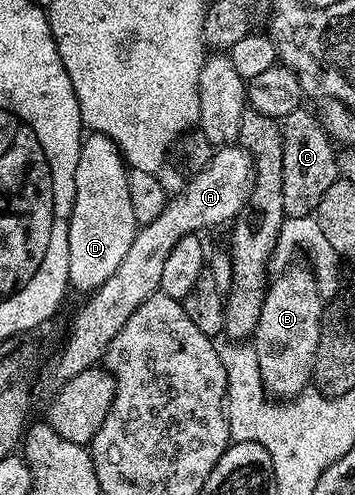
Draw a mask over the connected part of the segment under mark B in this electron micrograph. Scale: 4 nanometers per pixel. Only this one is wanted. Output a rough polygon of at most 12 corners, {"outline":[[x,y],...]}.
{"outline":[[308,263],[265,290],[251,343],[265,391],[313,378],[323,297]]}

